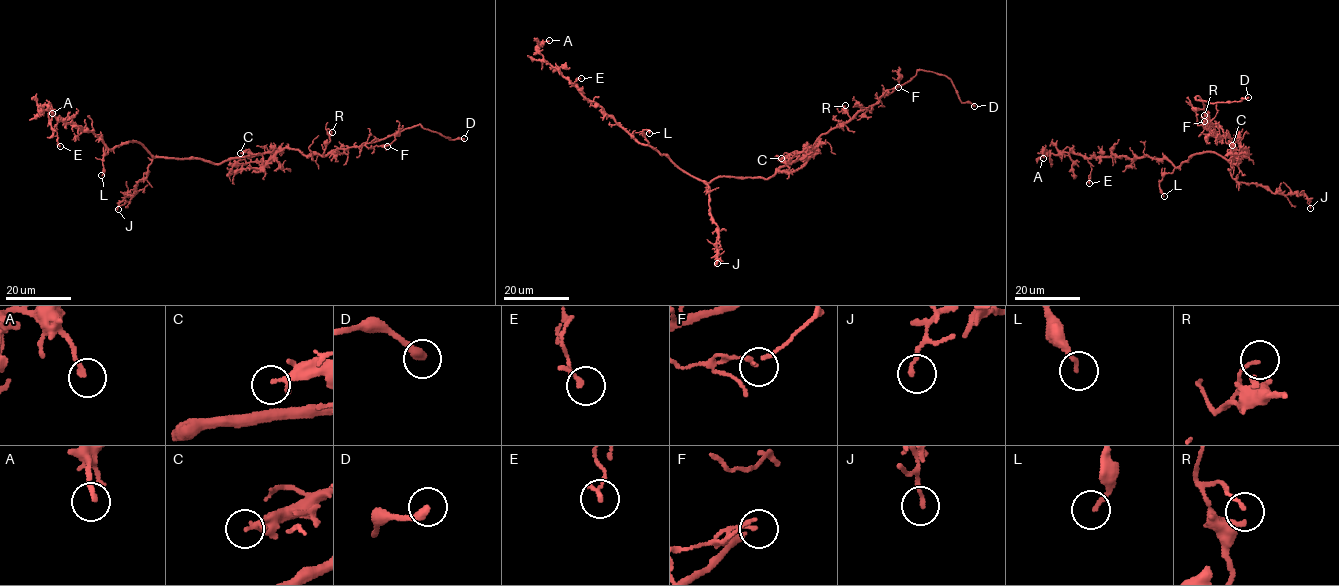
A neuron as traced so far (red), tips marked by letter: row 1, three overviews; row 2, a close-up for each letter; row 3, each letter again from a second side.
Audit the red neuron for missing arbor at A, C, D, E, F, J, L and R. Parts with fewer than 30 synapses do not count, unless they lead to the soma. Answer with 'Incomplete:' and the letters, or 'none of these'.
Incomplete: D

